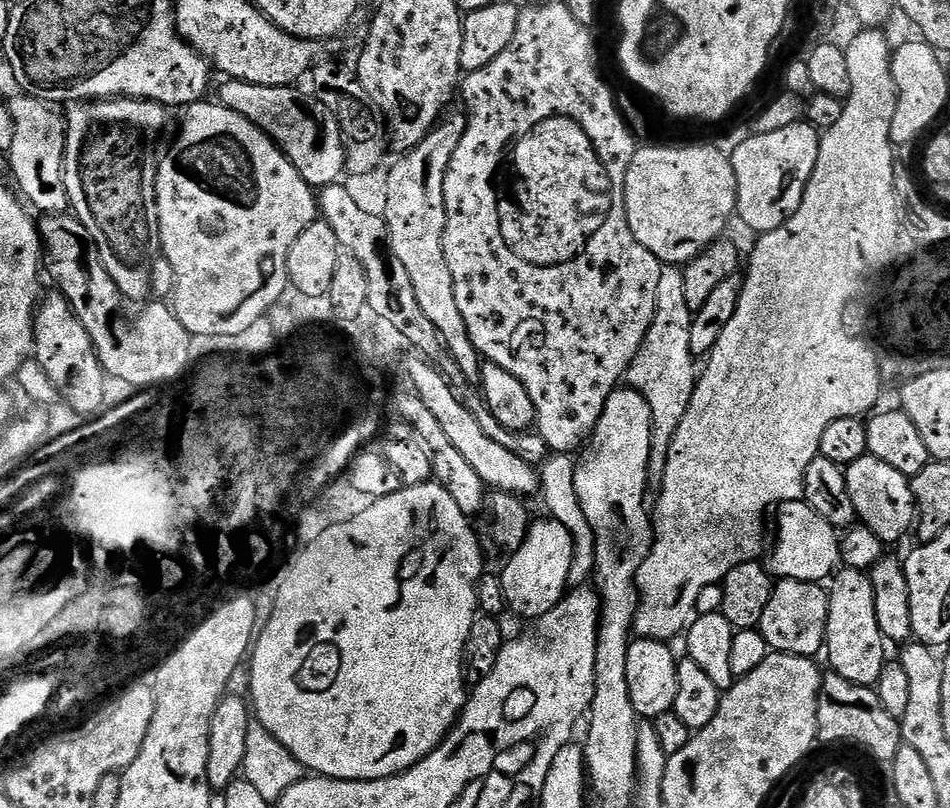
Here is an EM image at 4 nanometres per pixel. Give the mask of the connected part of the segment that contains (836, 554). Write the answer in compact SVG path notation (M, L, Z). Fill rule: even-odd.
M800 508L784 512L777 518L776 541L772 544L772 557L766 561L767 571L777 581L797 580L803 584L816 584L824 579L827 581L841 563L840 540L832 533L835 532L833 525L811 511Z

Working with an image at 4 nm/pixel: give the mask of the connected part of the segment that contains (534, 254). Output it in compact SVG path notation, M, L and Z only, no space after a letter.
M560 120L536 128L520 144L514 170L520 175L520 184L516 184L516 196L504 204L504 240L508 240L508 248L524 260L536 260L536 264L568 260L600 216L600 180L596 180L596 168L580 132Z

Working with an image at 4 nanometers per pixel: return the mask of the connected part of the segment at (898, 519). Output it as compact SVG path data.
M863 455L859 460L847 465L843 469L844 488L848 491L848 500L852 503L852 508L856 511L856 516L861 525L870 529L881 542L888 540L900 540L909 531L913 519L913 505L910 503L909 481L900 473L895 472L890 466L886 466L880 460L875 460L873 456Z

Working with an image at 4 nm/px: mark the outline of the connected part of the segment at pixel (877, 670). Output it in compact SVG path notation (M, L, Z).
M841 567L835 573L831 584L832 589L827 589L826 592L828 613L824 619L822 656L828 659L829 666L837 672L836 676L845 685L875 685L886 667L886 644L881 637L880 629L876 627L871 579L857 568Z

